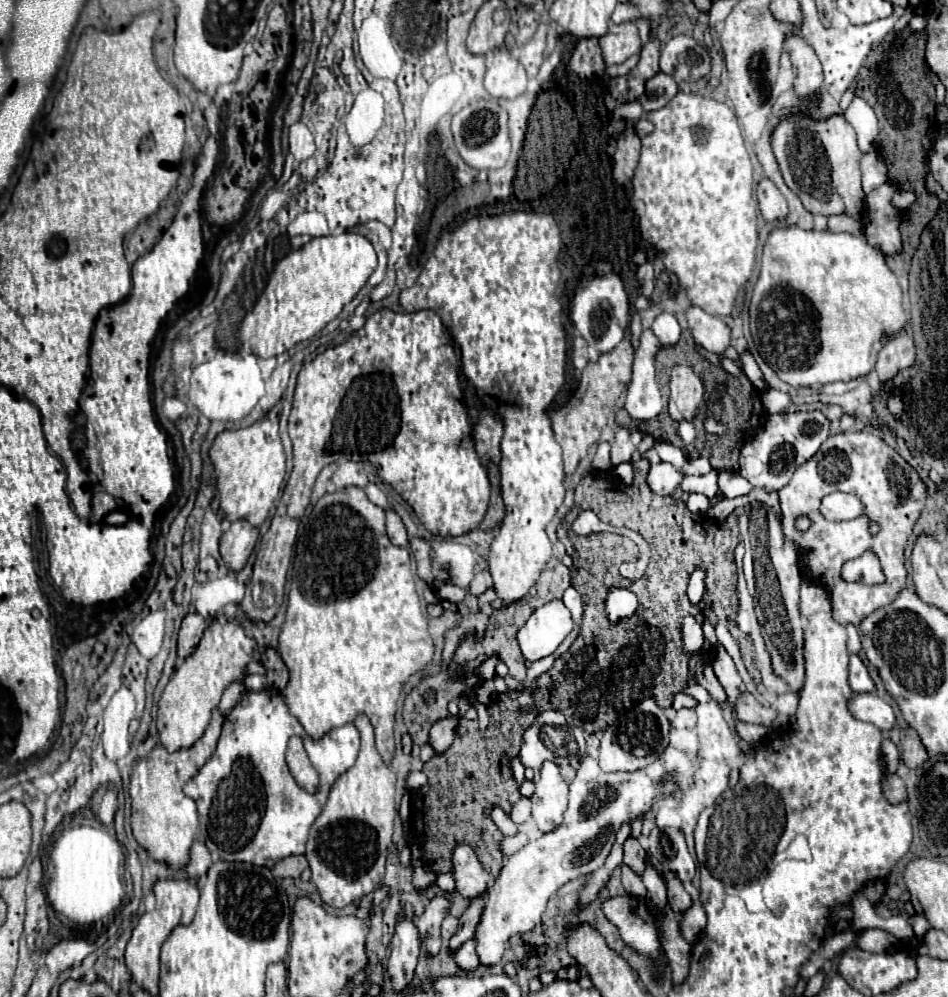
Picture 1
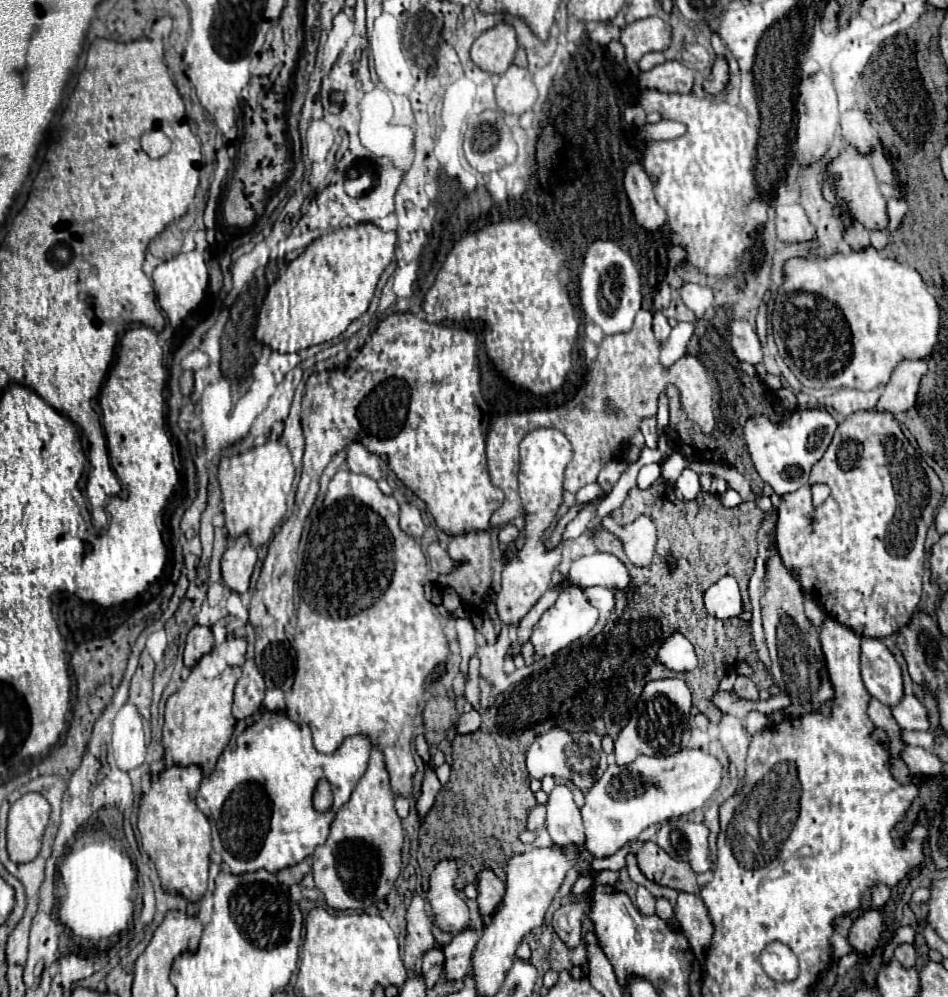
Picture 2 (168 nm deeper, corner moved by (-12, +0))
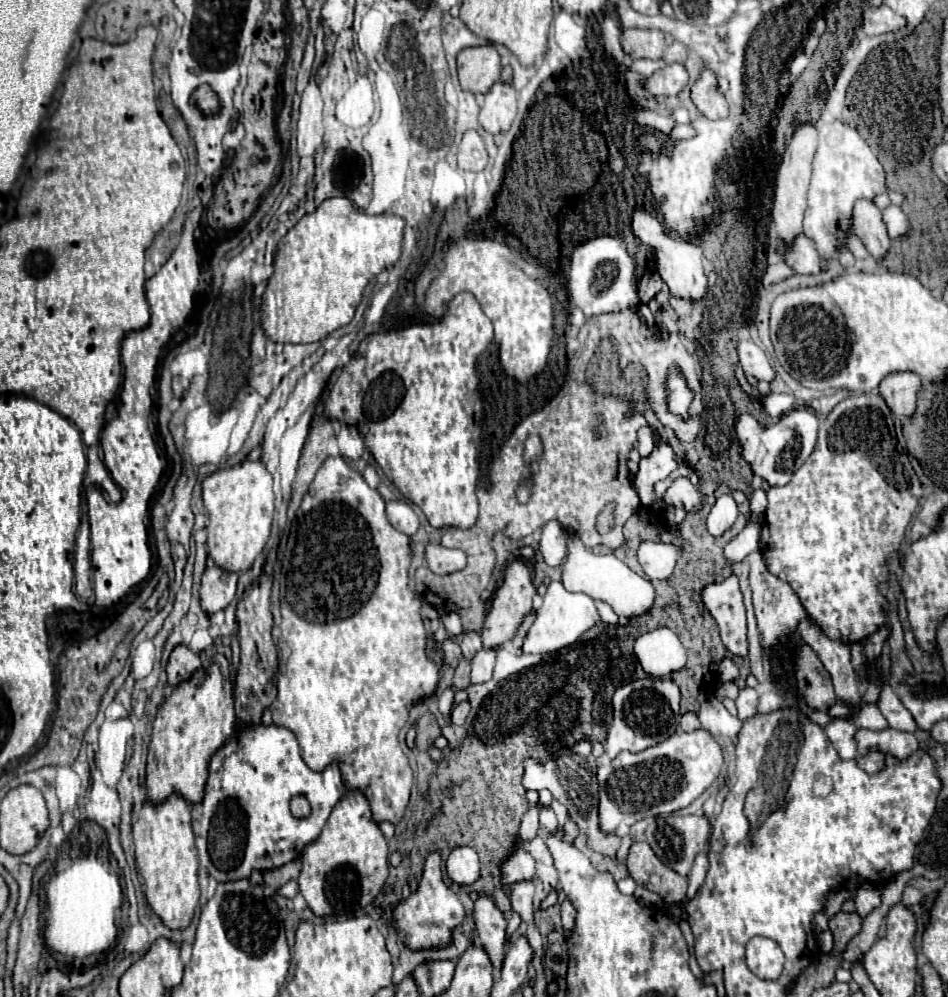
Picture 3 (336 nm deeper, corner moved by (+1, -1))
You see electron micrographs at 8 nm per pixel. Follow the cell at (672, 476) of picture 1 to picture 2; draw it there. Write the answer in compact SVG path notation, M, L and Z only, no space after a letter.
M684 469L674 483L674 491L676 491L678 499L694 499L700 491L698 473L692 471L692 469Z

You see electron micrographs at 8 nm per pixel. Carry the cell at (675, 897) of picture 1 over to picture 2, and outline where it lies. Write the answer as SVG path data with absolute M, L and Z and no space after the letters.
M652 841L640 843L640 847L636 851L636 857L638 857L640 871L650 881L672 887L676 891L700 893L700 887L696 883L696 873L690 869L690 865L686 865L684 861L672 859L656 843L652 843Z

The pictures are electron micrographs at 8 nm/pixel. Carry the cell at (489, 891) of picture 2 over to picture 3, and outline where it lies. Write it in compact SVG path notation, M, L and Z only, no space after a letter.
M481 896L475 902L473 916L475 916L475 922L477 922L479 942L485 948L485 952L489 954L489 960L495 966L495 972L499 972L503 958L505 958L505 948L507 948L505 916L499 912L493 898L489 898L489 896Z

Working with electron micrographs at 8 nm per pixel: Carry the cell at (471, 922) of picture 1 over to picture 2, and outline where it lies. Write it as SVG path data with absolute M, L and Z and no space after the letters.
M468 927L462 933L458 933L446 947L444 947L444 971L448 981L464 979L464 975L472 969L472 951L480 939L480 931Z

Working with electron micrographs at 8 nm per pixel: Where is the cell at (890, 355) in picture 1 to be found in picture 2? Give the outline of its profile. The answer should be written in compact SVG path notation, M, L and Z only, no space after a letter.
M924 359L900 361L896 365L890 381L884 387L884 393L882 393L876 409L888 411L894 415L910 409L916 401L918 383L920 383L924 373L926 373L926 361Z

